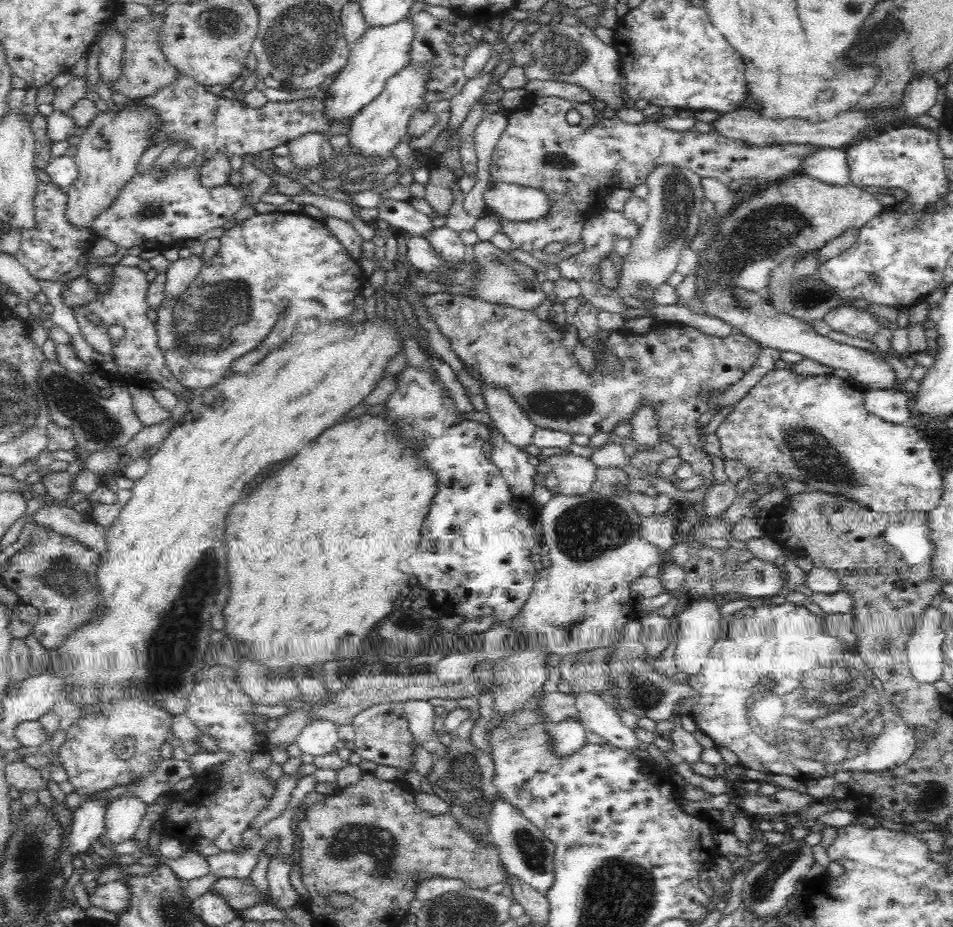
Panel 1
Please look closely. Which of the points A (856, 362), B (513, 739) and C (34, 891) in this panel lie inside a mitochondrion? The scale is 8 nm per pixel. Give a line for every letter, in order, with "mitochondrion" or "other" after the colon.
A: other
B: mitochondrion
C: mitochondrion

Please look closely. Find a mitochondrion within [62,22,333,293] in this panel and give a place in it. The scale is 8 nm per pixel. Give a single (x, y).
(155, 208)

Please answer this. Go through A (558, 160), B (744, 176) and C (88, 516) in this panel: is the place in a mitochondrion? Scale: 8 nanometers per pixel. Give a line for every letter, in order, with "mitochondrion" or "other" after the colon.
A: mitochondrion
B: other
C: other

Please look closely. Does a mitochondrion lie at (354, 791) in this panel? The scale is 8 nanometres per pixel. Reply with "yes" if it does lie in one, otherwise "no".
no

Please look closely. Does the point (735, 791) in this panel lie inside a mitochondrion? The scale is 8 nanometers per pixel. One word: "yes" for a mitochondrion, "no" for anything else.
no

